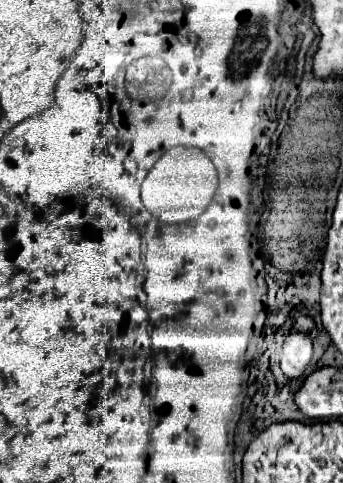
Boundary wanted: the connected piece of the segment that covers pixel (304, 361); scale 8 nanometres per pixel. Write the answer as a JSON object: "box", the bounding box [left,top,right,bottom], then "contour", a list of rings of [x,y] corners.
{"box":[281,334,313,378],"contour":[[[293,334],[285,346],[281,356],[281,370],[287,378],[299,378],[311,362],[313,340],[303,338],[303,334]]]}

